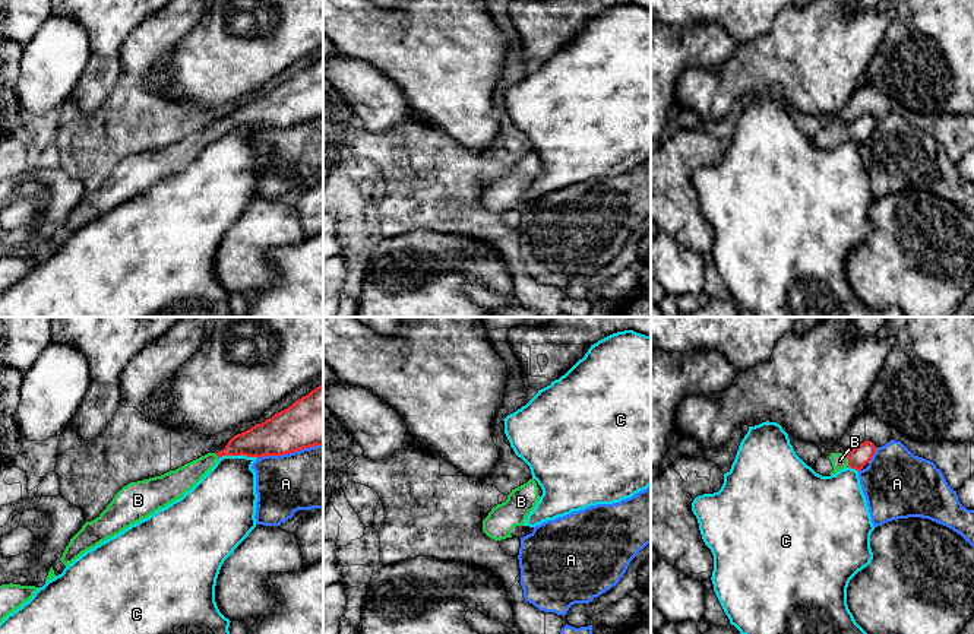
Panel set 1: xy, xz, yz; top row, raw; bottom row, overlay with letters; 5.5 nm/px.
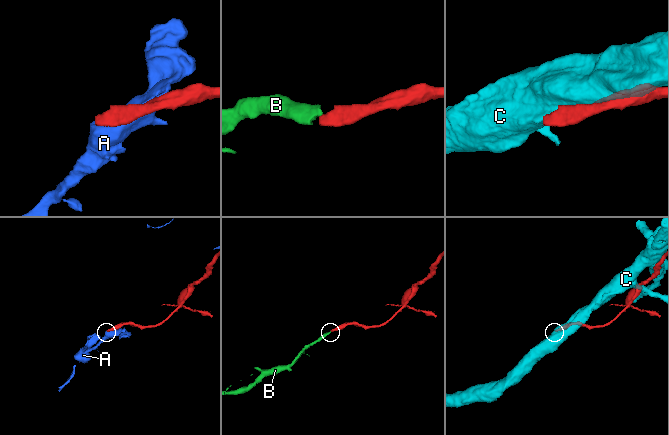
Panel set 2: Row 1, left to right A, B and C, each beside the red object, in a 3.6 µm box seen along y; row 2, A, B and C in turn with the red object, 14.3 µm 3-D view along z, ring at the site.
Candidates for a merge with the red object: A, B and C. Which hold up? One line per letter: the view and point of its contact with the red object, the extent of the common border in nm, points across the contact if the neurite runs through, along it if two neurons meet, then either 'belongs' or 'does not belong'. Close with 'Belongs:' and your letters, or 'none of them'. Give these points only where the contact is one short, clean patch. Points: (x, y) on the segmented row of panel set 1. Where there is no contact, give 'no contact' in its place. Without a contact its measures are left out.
A: xy (290, 452) | 360 nm | does not belong
B: yz (848, 460) | 80 nm | across yz (859, 456), (848, 460), (840, 460) | belongs
C: xy (237, 455) | 220 nm | does not belong
Belongs: B

